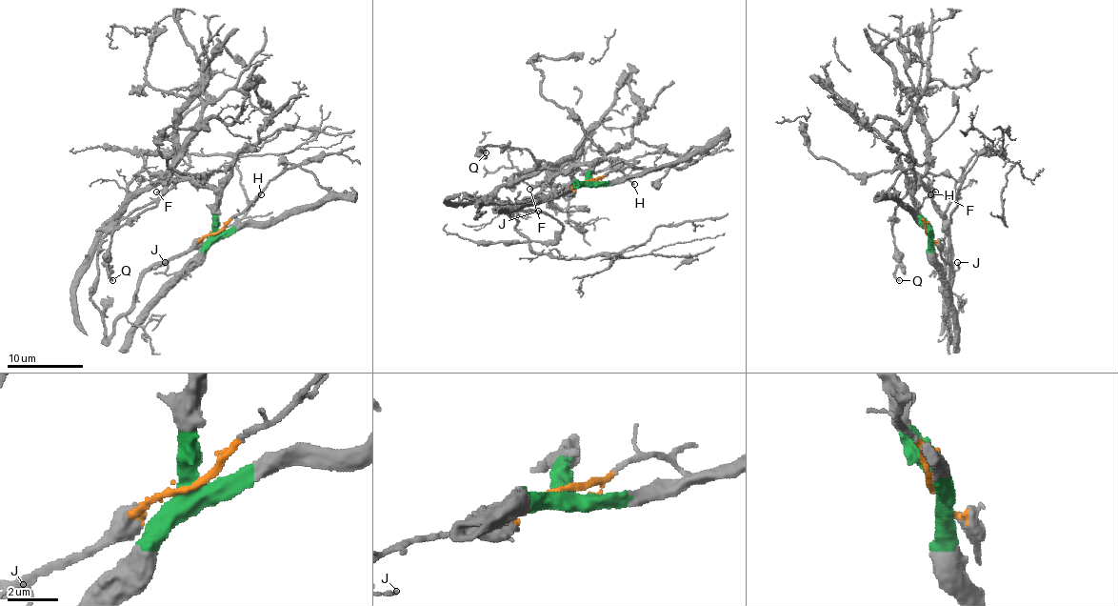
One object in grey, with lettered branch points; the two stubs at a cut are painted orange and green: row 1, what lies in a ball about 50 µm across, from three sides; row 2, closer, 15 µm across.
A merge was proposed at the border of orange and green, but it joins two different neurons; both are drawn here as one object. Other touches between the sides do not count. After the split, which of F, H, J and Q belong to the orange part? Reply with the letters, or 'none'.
H, J

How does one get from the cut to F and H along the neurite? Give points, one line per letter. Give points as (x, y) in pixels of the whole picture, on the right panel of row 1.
F: (928, 234), (928, 223), (910, 191), (926, 177), (935, 192)
H: (928, 234), (926, 223), (916, 210), (931, 194)

